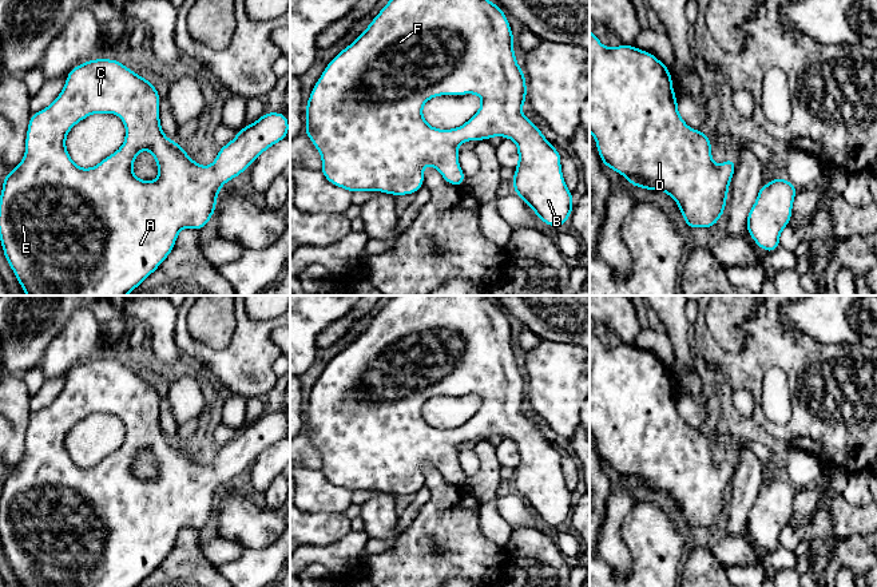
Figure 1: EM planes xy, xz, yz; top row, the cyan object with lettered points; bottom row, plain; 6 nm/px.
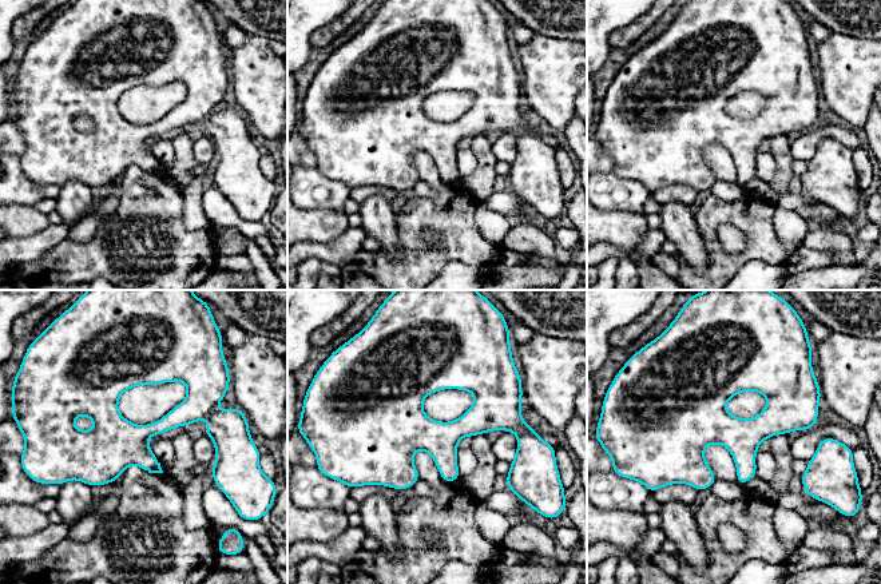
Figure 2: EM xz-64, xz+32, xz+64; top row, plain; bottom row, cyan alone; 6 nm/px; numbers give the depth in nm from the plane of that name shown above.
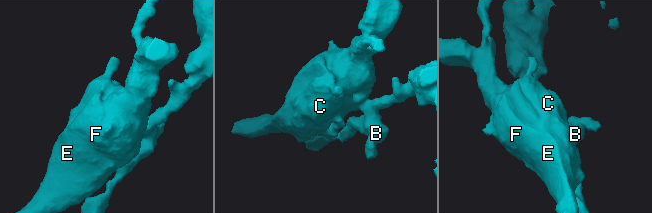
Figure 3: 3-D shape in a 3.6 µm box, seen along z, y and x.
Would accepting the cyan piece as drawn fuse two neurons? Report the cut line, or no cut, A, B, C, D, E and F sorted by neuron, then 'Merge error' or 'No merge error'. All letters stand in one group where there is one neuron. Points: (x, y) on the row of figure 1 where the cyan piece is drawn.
No split. Groups: A B C D E F. No merge error

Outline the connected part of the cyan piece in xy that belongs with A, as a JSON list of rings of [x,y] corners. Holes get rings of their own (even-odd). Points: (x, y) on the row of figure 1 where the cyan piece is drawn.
[[[92,59],[75,66],[67,74],[67,82],[59,96],[45,108],[39,112],[31,114],[28,122],[28,131],[25,135],[25,152],[19,166],[8,171],[3,179],[3,190],[0,194],[0,242],[4,251],[4,258],[9,263],[15,277],[17,278],[23,291],[27,296],[127,296],[131,290],[140,286],[140,283],[151,275],[160,263],[172,251],[178,234],[183,227],[190,227],[195,231],[205,227],[210,218],[215,214],[217,198],[222,186],[239,177],[247,167],[250,167],[257,158],[266,151],[269,147],[277,144],[283,138],[289,136],[289,119],[282,112],[265,112],[257,122],[238,130],[237,136],[227,144],[218,150],[218,155],[210,167],[201,166],[194,162],[183,146],[175,140],[170,140],[160,126],[159,118],[159,95],[158,91],[150,82],[148,78],[136,75],[132,70],[126,67],[123,63],[115,59]],[[92,114],[116,114],[122,118],[126,127],[126,138],[122,147],[106,156],[100,163],[91,168],[80,168],[71,159],[67,147],[66,138],[70,130],[79,122],[84,120]],[[142,150],[148,150],[158,164],[158,178],[154,182],[146,182],[134,175],[132,166],[134,160]]]

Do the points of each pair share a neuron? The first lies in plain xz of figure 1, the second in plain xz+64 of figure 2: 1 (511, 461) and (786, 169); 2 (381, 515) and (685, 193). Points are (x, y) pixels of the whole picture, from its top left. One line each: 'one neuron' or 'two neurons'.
1: two neurons
2: two neurons

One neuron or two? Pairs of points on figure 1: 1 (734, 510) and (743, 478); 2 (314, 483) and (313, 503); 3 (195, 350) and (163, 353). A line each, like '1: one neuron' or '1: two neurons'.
1: one neuron
2: one neuron
3: two neurons

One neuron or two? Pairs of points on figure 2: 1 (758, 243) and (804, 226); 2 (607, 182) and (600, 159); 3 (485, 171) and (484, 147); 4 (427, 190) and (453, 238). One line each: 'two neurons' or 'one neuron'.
1: two neurons
2: two neurons
3: one neuron
4: two neurons

